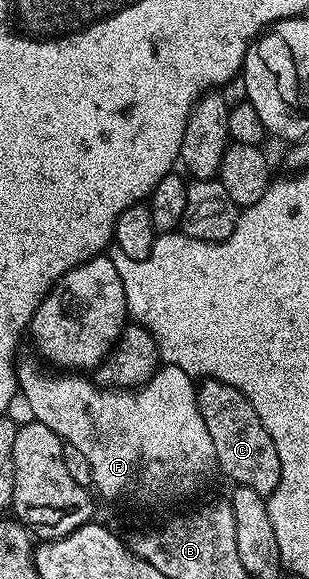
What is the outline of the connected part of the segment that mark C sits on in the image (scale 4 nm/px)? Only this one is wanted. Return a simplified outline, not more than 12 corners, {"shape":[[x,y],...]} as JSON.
{"shape":[[203,377],[198,407],[218,470],[270,495],[280,458],[256,408]]}

